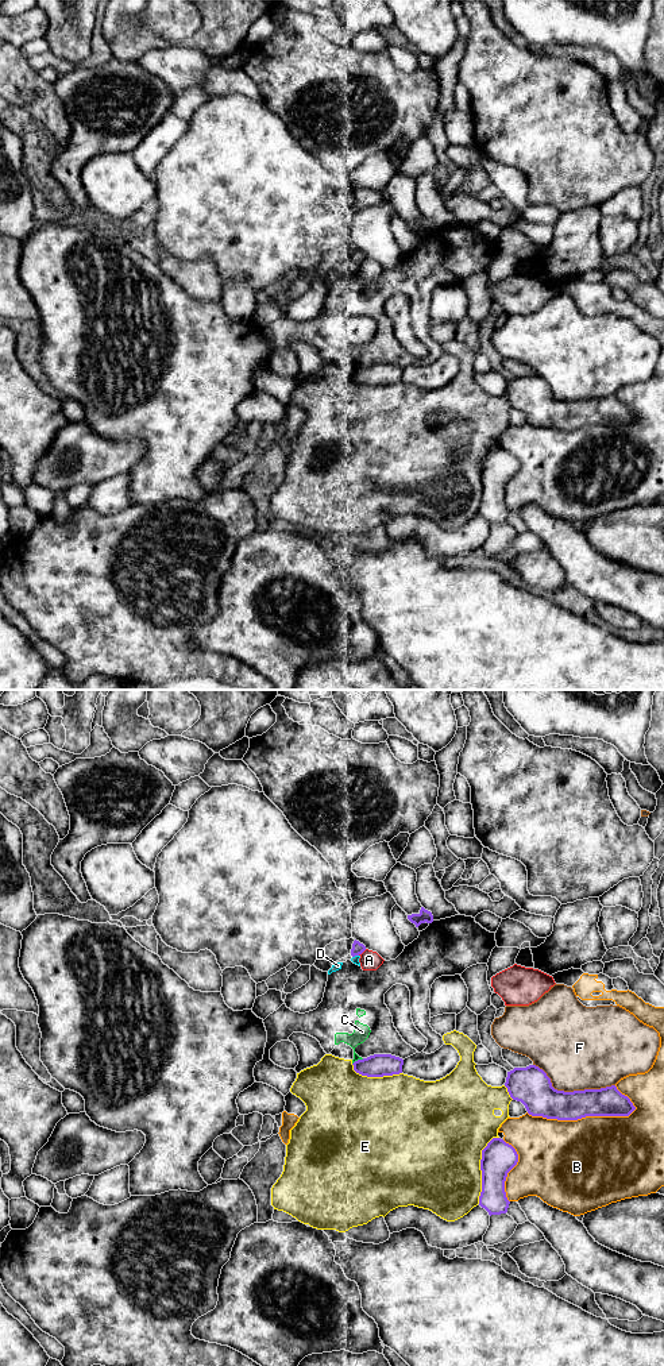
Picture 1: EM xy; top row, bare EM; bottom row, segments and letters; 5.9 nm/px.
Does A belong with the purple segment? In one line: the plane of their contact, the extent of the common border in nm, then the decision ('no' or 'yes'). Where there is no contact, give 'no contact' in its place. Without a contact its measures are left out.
meets purple in xy; contact 70 nm long; no

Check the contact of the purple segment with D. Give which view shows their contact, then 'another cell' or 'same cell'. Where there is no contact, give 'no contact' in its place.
xy | another cell

